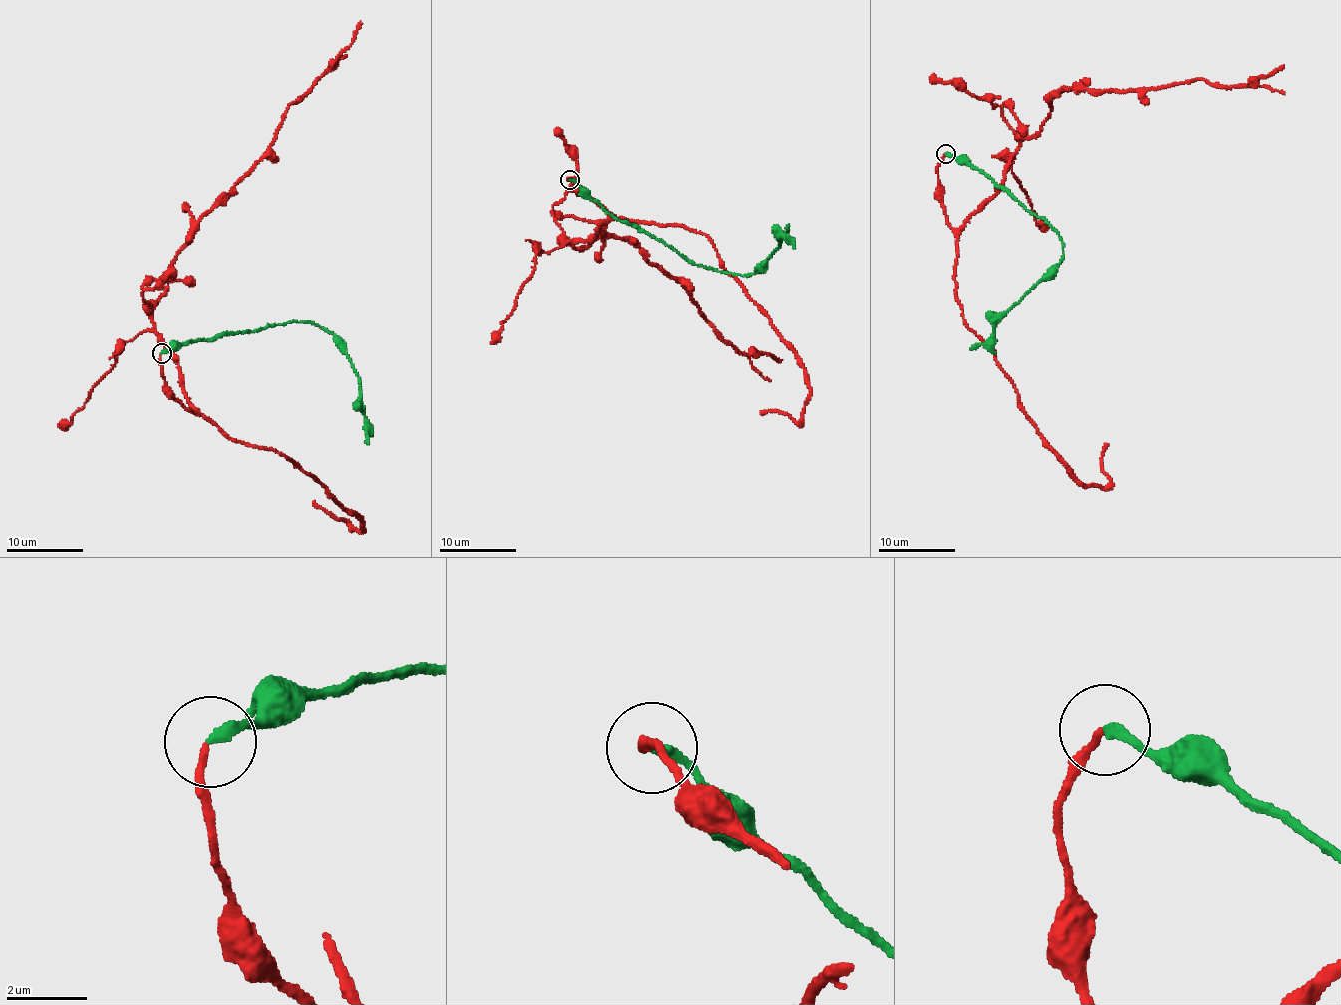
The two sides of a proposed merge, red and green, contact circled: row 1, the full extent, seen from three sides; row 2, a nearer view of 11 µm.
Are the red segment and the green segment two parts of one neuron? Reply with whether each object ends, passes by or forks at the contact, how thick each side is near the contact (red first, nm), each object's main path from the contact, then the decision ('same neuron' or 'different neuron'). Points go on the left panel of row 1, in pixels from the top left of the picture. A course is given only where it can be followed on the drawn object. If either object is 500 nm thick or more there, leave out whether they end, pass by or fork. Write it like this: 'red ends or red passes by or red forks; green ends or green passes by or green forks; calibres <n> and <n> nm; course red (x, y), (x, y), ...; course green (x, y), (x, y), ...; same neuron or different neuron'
red ends; green ends; calibres 150 and 240 nm; course red (160, 353), (165, 392), (192, 410), (152, 307), (186, 238), (268, 148), (288, 104), (345, 52), (360, 21); course green (162, 353), (198, 339), (239, 331), (254, 332), (297, 321), (317, 324), (333, 334), (358, 377), (369, 444); same neuron

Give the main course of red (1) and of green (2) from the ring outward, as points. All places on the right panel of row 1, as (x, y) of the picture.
1: (945, 153), (938, 191), (962, 228), (1040, 131), (1052, 96), (1202, 78), (1241, 87), (1284, 65)
2: (945, 154), (987, 175), (1025, 210), (1049, 224), (1063, 248), (1058, 263), (1019, 300), (983, 343), (970, 349)

